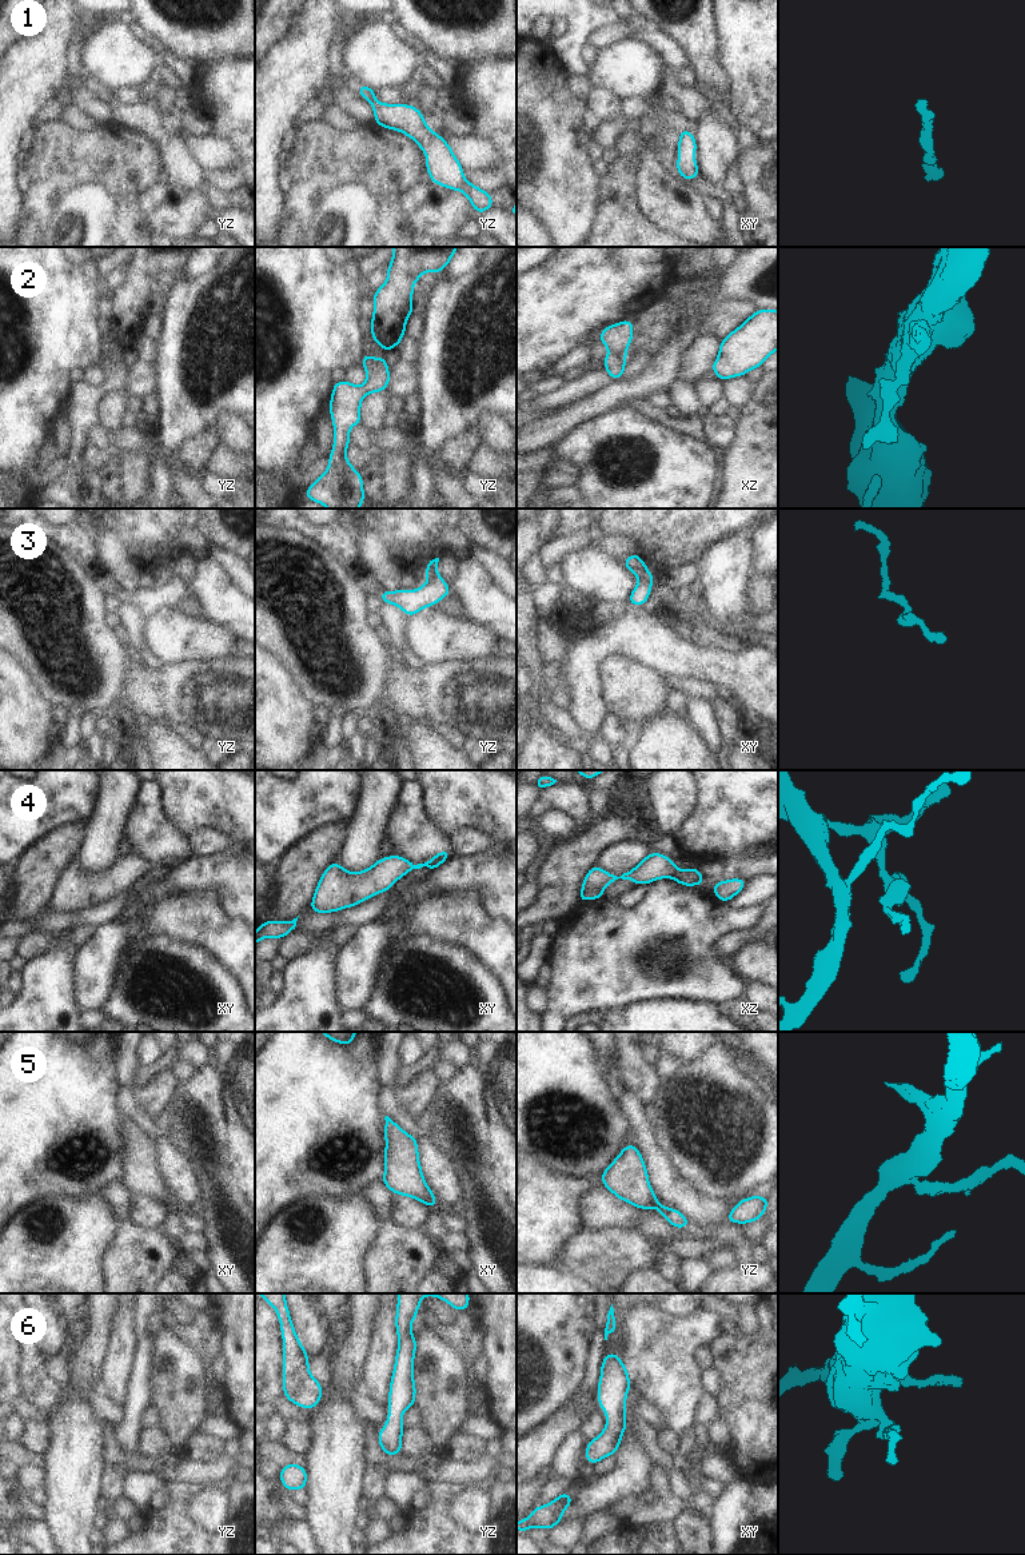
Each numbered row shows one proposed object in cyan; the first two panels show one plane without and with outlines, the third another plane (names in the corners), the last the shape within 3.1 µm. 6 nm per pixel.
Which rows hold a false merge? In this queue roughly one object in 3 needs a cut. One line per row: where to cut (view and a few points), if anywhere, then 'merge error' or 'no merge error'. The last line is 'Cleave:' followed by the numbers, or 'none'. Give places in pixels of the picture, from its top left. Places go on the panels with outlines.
1: cut none; no merge error
2: cut none; no merge error
3: cut none; no merge error
4: cut none; no merge error
5: cut yz (658, 1204), (654, 1207); merge error
6: cut none; no merge error
Cleave: 5

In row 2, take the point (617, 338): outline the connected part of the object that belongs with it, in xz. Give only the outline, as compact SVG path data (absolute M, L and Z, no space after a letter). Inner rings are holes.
M627 319L601 330L598 342L609 348L609 355L602 362L613 380L619 380L625 372L627 347L631 344L634 335L633 324L634 322Z

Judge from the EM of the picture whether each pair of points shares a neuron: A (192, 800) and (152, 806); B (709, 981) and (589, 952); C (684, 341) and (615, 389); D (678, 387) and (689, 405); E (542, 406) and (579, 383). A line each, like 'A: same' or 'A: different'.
A: different
B: same
C: same
D: same
E: same

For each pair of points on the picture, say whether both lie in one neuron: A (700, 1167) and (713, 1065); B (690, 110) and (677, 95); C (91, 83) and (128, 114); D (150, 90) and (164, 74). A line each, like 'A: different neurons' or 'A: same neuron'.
A: same neuron
B: same neuron
C: same neuron
D: same neuron

